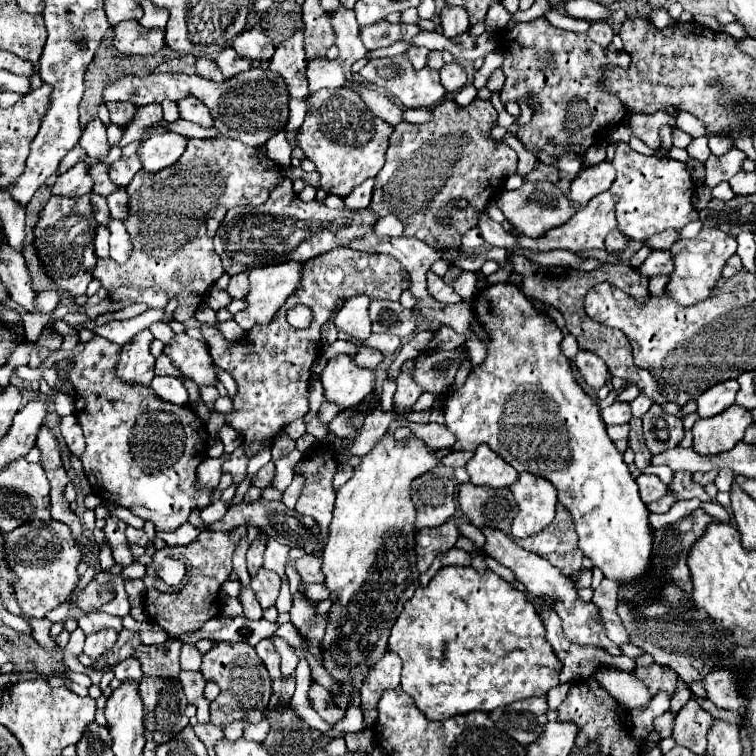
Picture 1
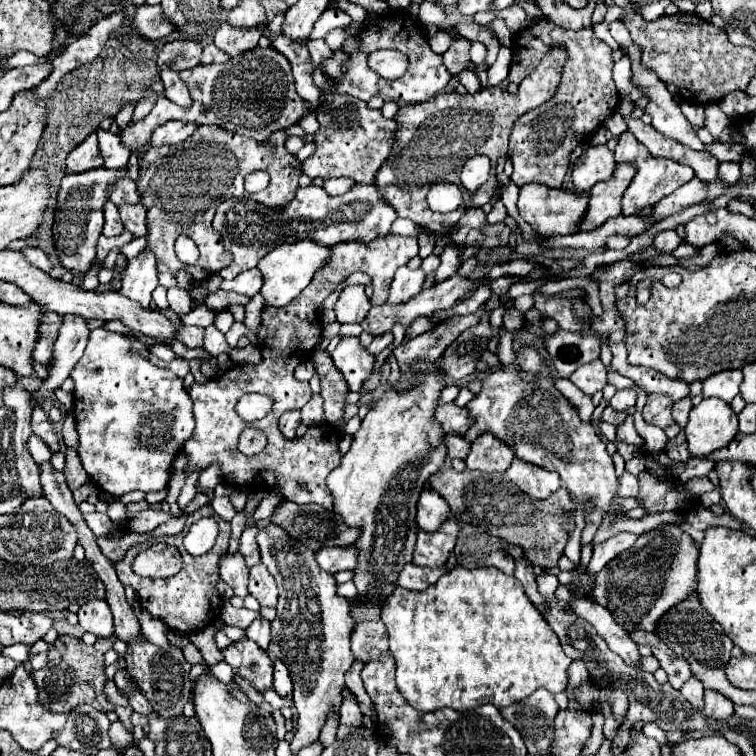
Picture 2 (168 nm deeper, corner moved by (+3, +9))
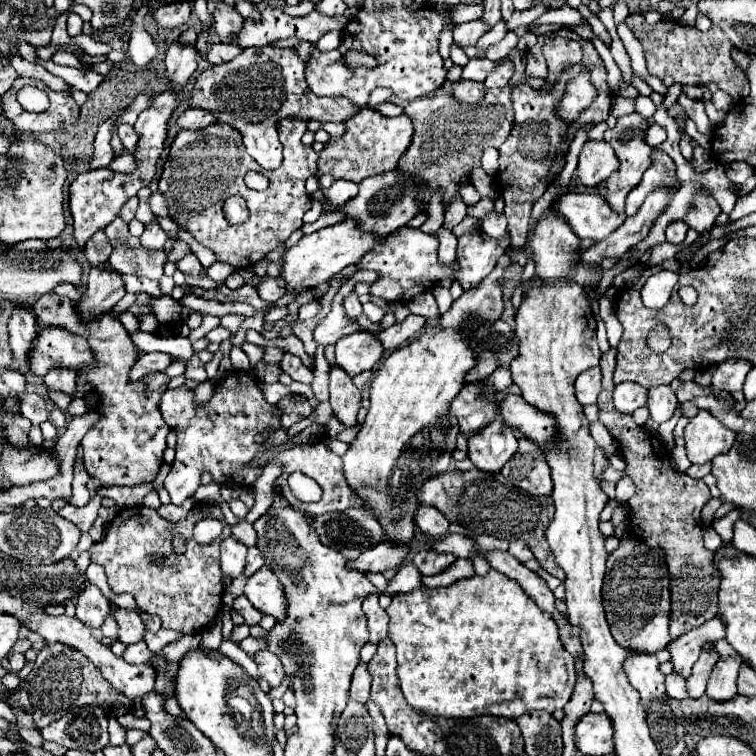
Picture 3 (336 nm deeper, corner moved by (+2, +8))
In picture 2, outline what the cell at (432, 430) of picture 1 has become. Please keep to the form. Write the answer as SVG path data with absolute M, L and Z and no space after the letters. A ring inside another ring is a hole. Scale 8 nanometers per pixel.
M440 404L434 412L434 420L444 428L446 434L460 434L460 436L464 436L472 424L466 408L458 408L454 404Z

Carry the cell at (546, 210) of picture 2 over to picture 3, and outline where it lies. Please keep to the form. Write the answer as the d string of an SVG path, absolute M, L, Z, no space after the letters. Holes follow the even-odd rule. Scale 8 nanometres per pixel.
M567 193L555 203L555 211L567 219L567 223L571 225L571 229L579 239L593 239L593 241L601 241L603 237L613 233L619 225L623 225L623 221L627 219L625 213L615 213L609 207L607 199L603 199L599 193Z

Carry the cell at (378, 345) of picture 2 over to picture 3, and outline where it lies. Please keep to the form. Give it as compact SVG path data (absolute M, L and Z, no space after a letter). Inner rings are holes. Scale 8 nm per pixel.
M411 313L405 321L395 323L389 329L383 329L379 333L379 341L383 343L385 351L395 351L403 343L407 343L411 337L415 337L423 327L425 327L425 317Z

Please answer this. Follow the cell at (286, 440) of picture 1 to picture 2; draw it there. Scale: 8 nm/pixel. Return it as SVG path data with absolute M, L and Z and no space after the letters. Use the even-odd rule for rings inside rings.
M294 410L294 412L284 412L284 416L280 418L280 432L284 438L292 440L296 438L296 428L300 424L300 412Z

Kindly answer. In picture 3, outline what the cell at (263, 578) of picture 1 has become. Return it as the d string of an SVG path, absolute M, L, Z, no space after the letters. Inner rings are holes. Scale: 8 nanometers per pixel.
M263 565L247 581L245 595L255 609L259 609L263 615L275 617L277 623L281 623L287 617L287 599L285 599L283 585L267 565Z

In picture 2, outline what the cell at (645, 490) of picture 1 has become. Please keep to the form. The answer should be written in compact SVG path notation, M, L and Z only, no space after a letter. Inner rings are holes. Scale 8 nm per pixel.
M624 472L620 476L620 488L618 488L620 496L622 498L628 498L628 496L636 496L640 492L640 484L638 484L638 476L630 474L630 472Z

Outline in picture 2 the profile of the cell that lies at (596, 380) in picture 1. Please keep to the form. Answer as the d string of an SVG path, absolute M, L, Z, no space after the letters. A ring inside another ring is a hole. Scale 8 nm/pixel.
M594 360L588 364L582 364L572 376L570 380L588 396L592 396L594 392L602 390L606 386L606 368L602 364L602 360Z

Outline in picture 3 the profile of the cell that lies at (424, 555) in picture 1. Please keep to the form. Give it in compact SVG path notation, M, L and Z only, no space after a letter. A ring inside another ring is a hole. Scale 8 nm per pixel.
M421 547L413 555L413 565L419 569L421 575L437 575L445 571L457 557L455 555L445 555L445 553L435 553L429 547Z

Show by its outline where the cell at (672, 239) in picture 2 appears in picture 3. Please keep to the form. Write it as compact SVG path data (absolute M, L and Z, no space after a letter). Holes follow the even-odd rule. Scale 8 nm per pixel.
M677 219L677 221L673 221L669 227L667 227L667 241L669 243L683 243L683 239L685 239L685 233L687 233L687 223L683 221L683 219Z

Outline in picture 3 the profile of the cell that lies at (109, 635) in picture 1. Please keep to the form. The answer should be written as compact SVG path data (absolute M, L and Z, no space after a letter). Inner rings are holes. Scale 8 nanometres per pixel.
M87 581L77 599L77 619L89 625L91 629L99 629L107 615L109 615L109 601L103 597L97 585Z

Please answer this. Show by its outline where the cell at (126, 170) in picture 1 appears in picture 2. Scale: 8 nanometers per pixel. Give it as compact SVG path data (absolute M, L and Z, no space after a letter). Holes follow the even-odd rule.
M254 48L240 56L230 58L226 64L208 64L182 70L180 78L192 92L194 104L190 108L180 108L170 100L158 100L154 110L138 120L128 124L120 134L124 146L132 152L140 152L148 142L156 126L168 120L186 120L192 124L216 124L228 132L238 132L242 136L252 136L256 140L266 140L272 132L294 126L302 114L308 112L308 106L294 90L294 78L290 62L284 54L274 48Z

